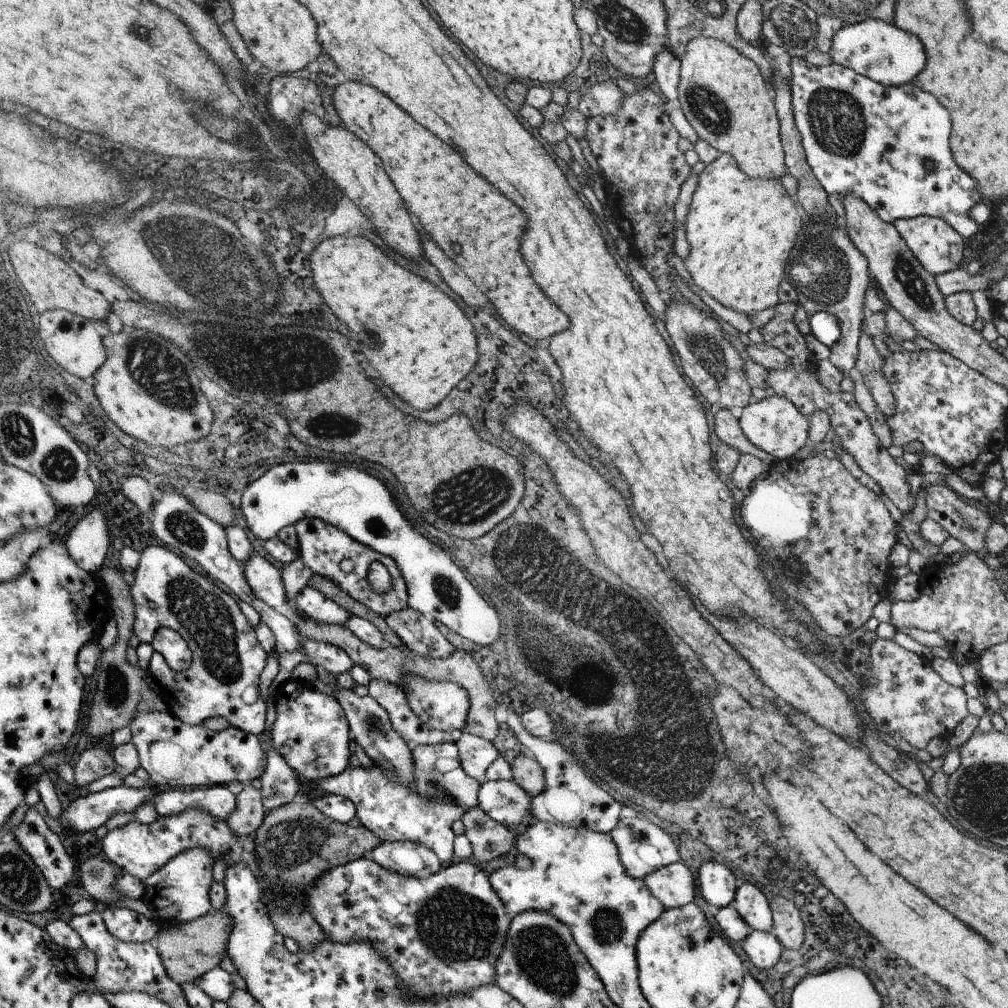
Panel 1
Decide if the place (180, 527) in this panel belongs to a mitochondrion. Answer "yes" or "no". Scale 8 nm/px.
yes

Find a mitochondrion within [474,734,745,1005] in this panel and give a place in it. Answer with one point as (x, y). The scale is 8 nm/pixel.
(541, 954)

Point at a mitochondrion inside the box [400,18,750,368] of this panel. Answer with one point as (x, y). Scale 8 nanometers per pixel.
(711, 111)

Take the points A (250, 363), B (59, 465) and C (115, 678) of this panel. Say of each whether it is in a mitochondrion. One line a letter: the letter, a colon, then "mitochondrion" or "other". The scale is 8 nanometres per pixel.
A: mitochondrion
B: mitochondrion
C: mitochondrion

